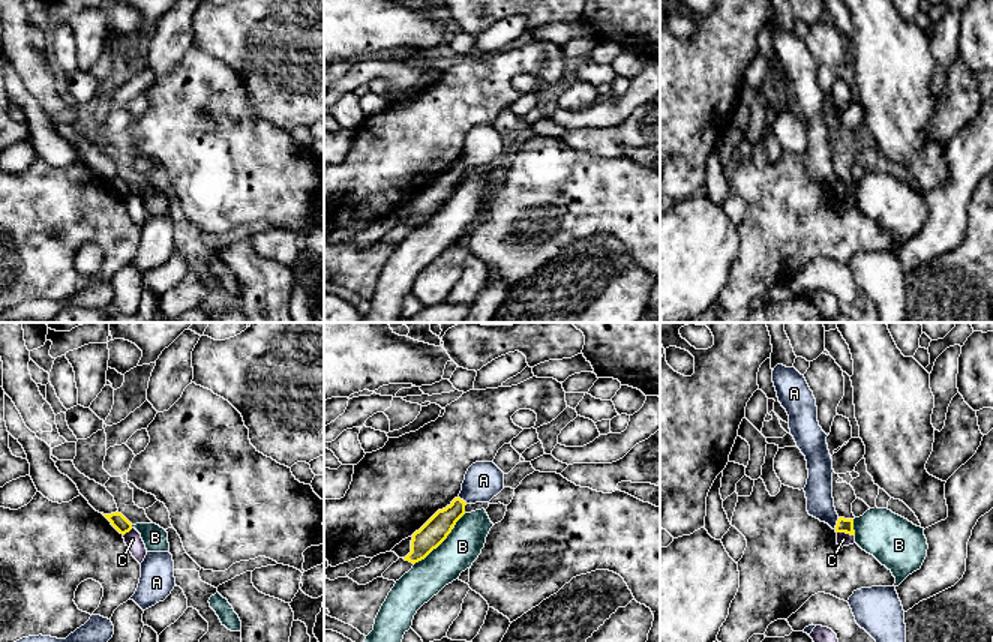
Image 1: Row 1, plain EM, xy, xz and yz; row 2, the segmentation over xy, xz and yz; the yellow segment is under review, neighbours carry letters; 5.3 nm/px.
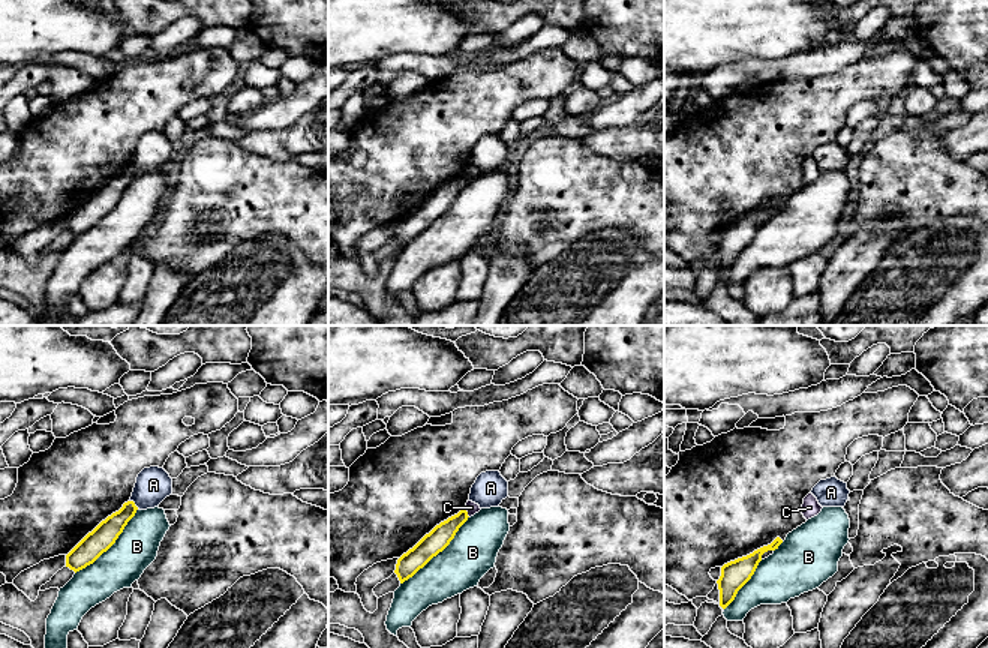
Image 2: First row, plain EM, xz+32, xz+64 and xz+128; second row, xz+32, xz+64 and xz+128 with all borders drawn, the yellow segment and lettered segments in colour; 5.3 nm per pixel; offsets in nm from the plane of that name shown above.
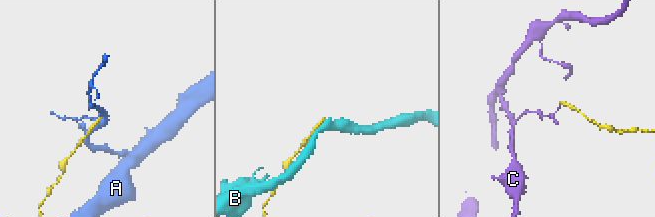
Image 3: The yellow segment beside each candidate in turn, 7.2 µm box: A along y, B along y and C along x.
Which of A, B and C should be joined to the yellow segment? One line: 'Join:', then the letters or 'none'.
Join: none

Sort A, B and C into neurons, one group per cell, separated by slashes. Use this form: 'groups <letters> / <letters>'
groups A / B / C

